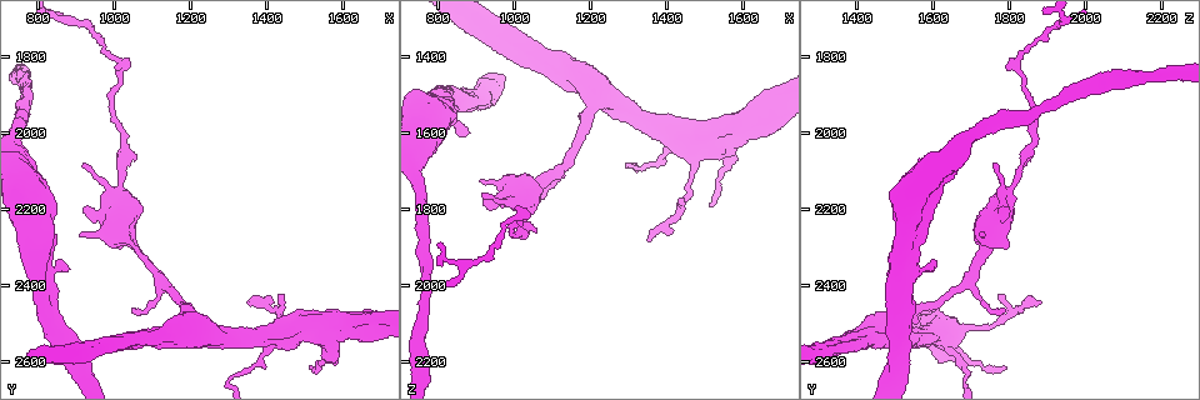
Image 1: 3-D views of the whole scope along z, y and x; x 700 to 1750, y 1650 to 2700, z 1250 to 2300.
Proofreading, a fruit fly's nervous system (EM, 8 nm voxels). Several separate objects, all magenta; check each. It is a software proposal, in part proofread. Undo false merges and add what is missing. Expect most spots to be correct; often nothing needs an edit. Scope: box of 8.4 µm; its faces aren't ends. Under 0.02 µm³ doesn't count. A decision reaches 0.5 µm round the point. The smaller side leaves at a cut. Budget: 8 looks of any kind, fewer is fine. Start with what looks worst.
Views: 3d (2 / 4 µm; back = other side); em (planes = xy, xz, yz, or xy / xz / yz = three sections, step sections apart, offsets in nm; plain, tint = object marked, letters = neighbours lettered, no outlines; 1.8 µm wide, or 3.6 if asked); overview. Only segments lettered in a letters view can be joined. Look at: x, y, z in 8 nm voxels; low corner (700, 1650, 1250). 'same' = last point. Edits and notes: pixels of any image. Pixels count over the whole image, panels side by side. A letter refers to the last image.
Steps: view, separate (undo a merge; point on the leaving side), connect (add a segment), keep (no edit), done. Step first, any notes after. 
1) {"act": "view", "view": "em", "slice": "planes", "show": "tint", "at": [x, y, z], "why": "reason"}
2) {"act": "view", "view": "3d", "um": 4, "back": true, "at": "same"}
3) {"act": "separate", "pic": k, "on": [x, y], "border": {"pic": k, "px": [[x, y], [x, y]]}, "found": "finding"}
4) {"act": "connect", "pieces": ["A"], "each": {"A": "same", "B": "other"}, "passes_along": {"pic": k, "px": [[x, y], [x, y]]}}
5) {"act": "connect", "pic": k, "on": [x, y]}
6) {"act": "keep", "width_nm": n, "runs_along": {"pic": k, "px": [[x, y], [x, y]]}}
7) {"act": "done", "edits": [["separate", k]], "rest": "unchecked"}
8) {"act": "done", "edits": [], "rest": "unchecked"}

{"act": "view", "view": "em", "slice": "planes", "show": "letters", "at": [860, 2325, 1605], "why": "an open end"}

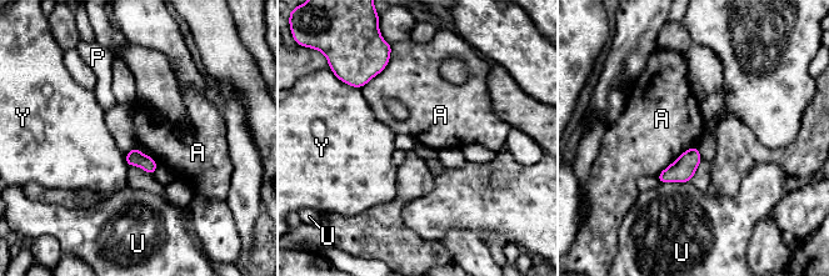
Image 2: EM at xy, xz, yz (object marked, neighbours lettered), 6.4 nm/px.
{"act": "keep", "each": {"A": "other", "P": "other", "U": "other", "Y": "other"}, "border": {"pic": 2, "px": [[697, 145], [685, 149], [657, 176]]}, "found": "none of them fits"}

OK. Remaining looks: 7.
{"act": "view", "view": "em", "slice": "planes", "show": "tint", "at": [1555, 2550, 1640], "why": "calibre changes"}

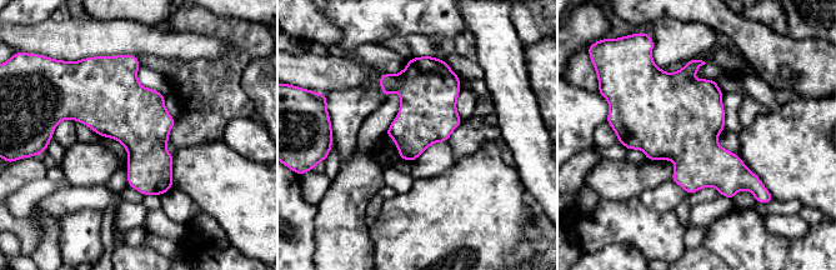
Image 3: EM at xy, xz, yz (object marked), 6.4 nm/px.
{"act": "view", "view": "em", "slice": "planes", "show": "letters", "at": "same", "why": "what lies round it"}

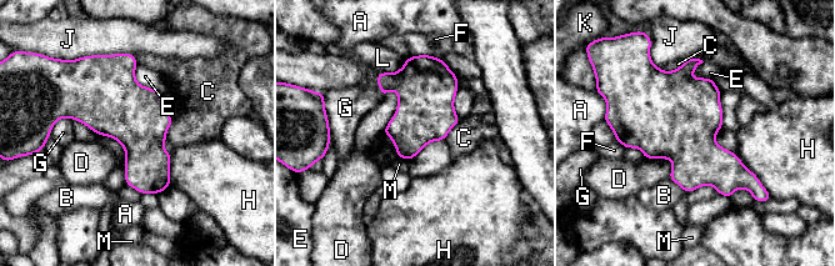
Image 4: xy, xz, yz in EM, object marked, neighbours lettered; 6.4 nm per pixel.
{"act": "keep", "each": {"A": "other", "B": "other", "C": "other", "D": "other", "E": "other", "F": "other", "G": "other", "H": "other", "J": "other", "K": "other", "L": "other", "M": "other"}, "border": {"pic": 4, "px": [[644, 157], [668, 159], [669, 176]]}, "found": "all the same neuron"}

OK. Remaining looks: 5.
{"act": "view", "view": "em", "slice": "planes", "show": "tint", "at": [1020, 1825, 1815], "why": "sharp bend"}

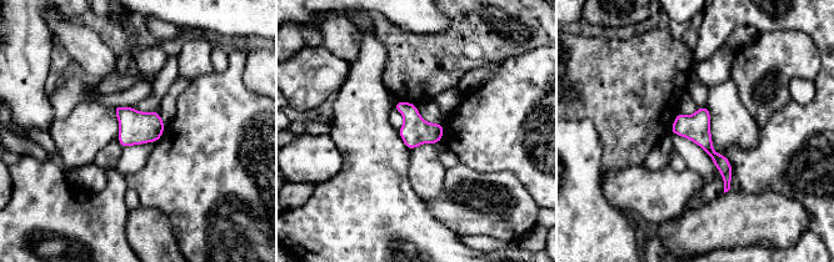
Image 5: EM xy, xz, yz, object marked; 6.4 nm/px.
{"act": "view", "view": "em", "slice": "planes", "show": "letters", "at": "same", "why": "what lies round it"}

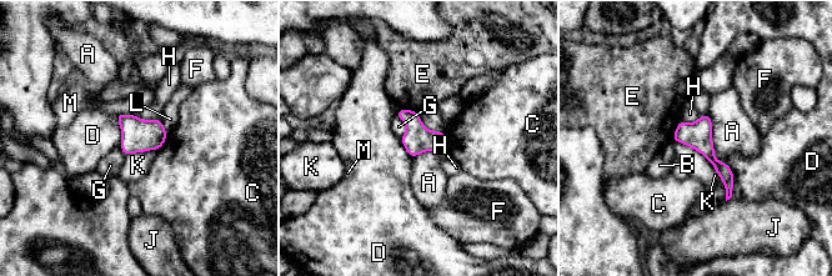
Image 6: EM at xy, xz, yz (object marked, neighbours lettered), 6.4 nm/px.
{"act": "keep", "width_nm": 180, "each": {"A": "other", "B": "other", "C": "other", "D": "other", "E": "other", "F": "other", "G": "other", "H": "other", "J": "other", "K": "other", "L": "other", "M": "other"}, "border": {"pic": 6, "px": [[672, 140], [697, 150], [718, 175]]}, "found": "one neuron here"}

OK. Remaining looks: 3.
{"act": "done", "edits": [], "rest": "unchecked"}

